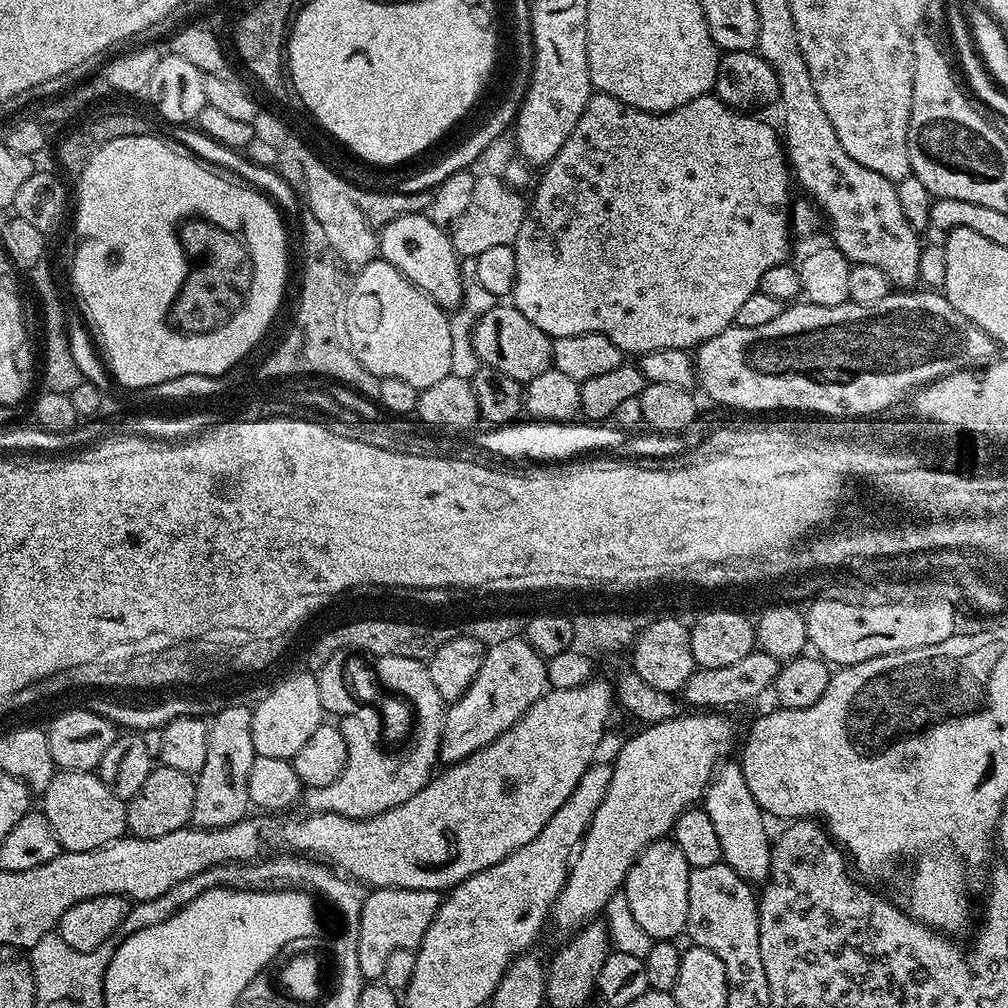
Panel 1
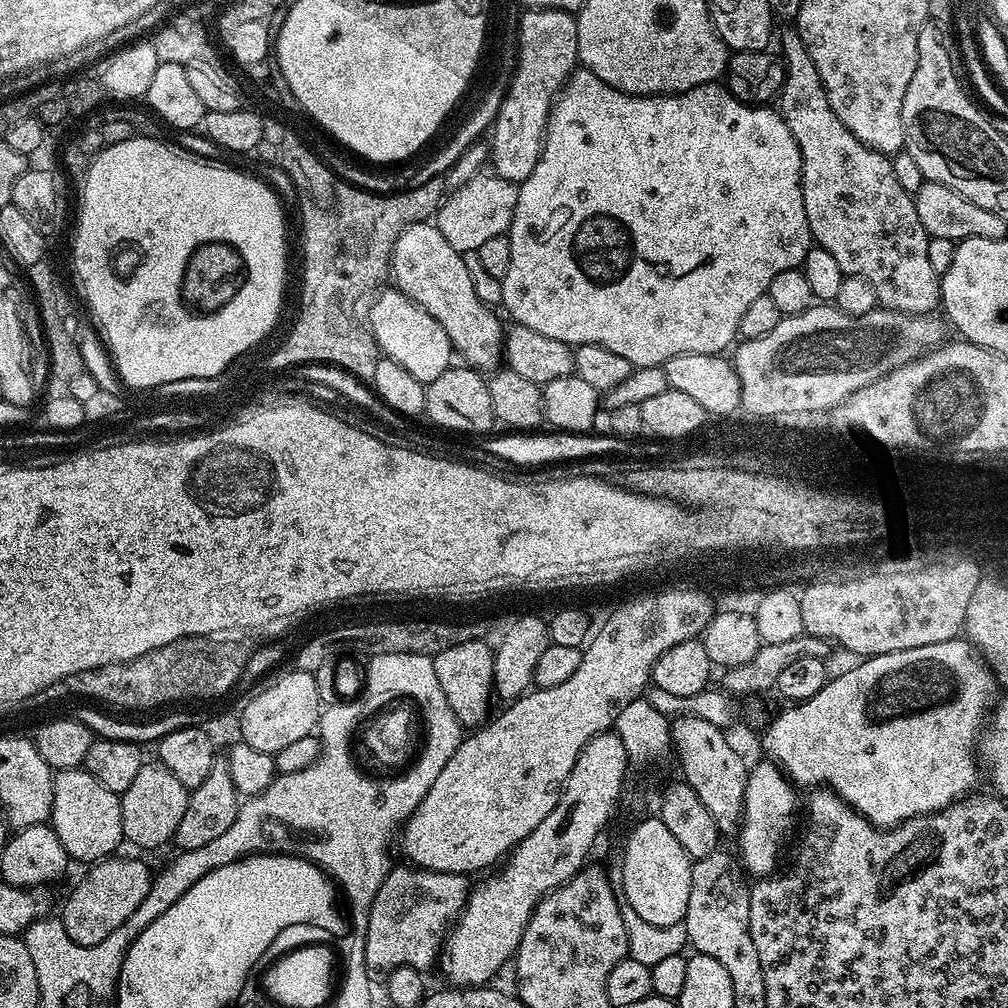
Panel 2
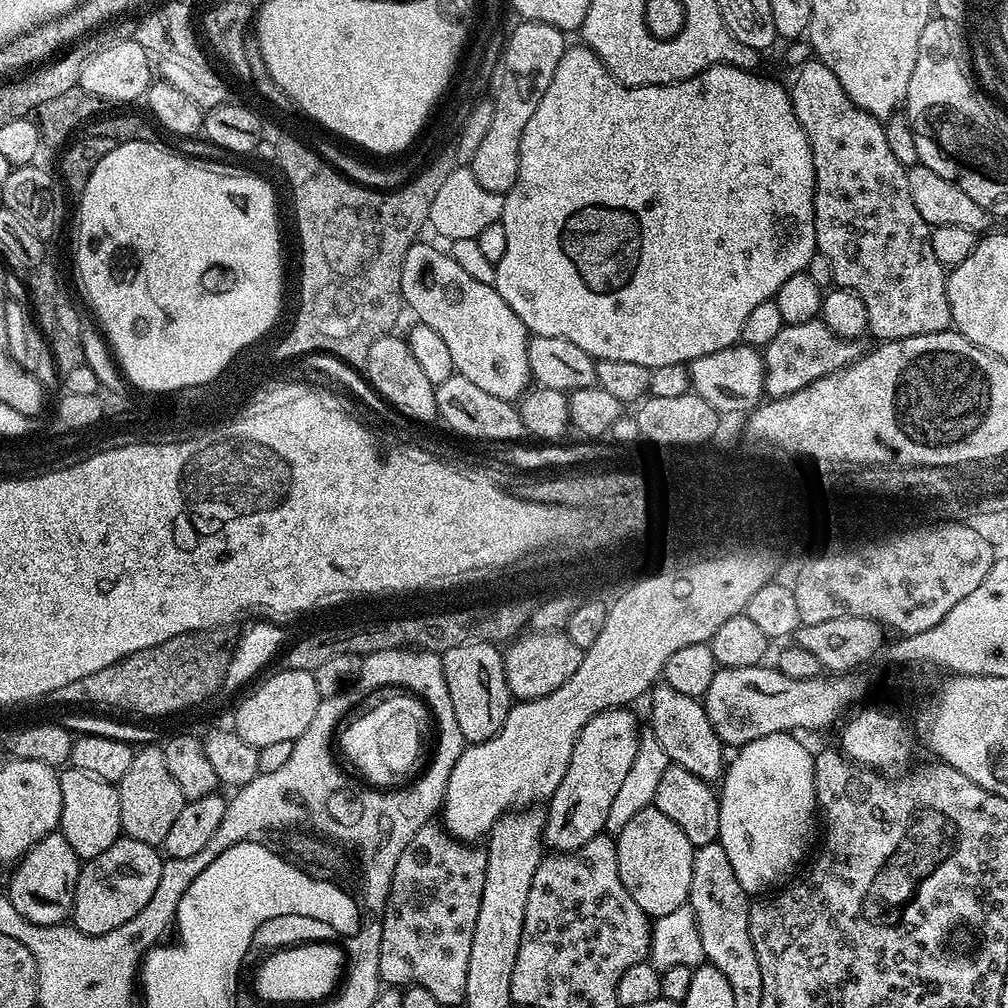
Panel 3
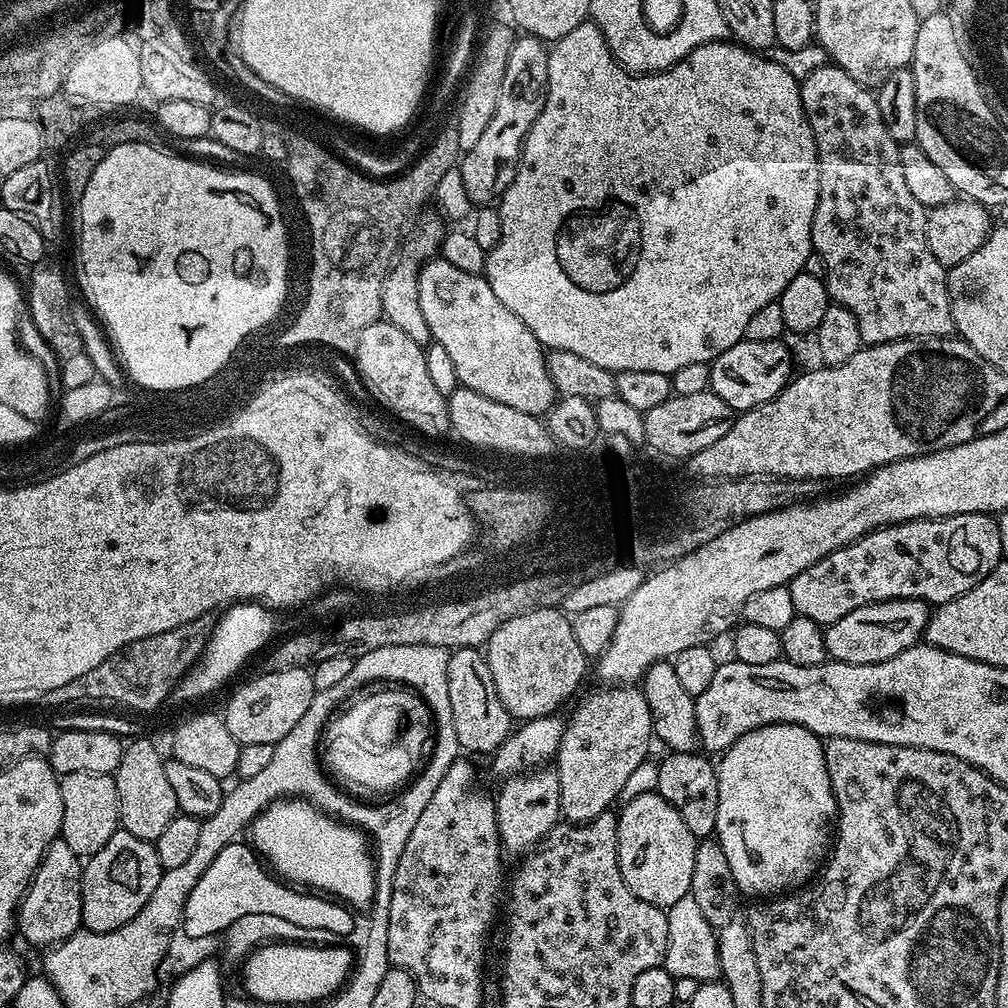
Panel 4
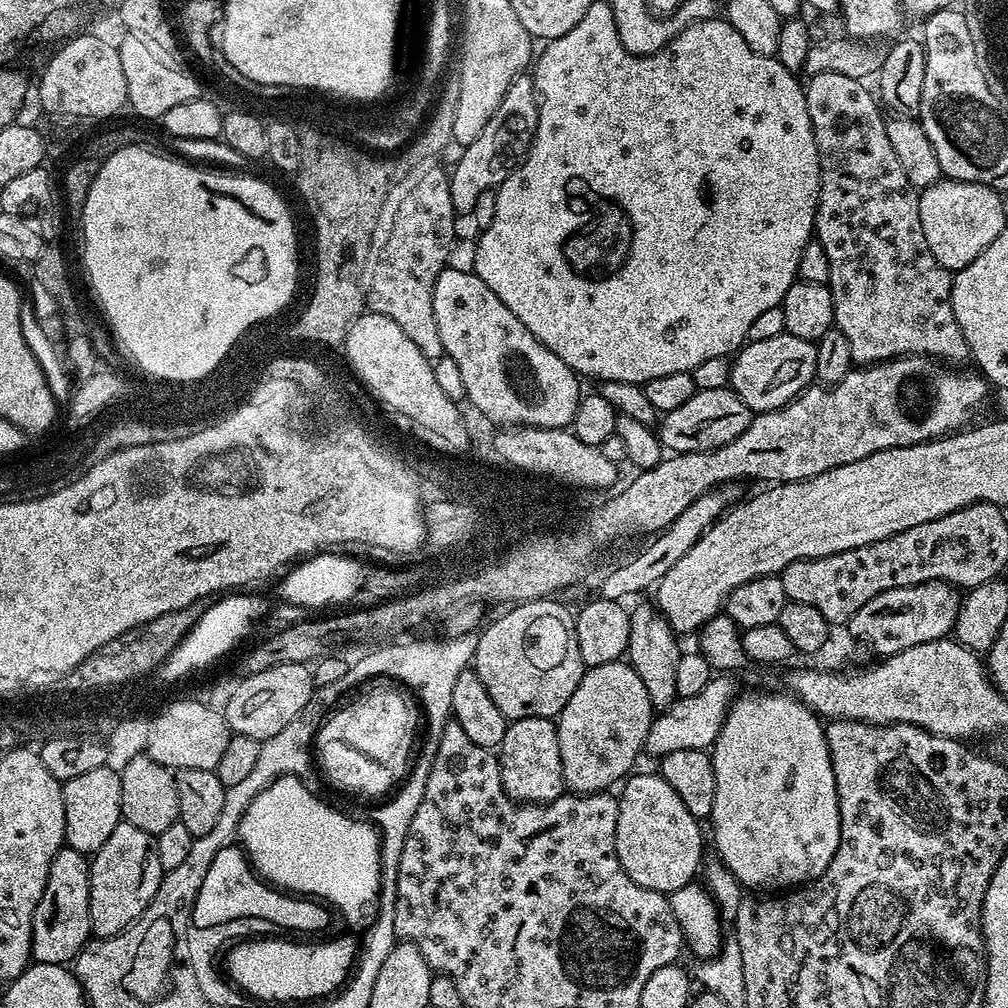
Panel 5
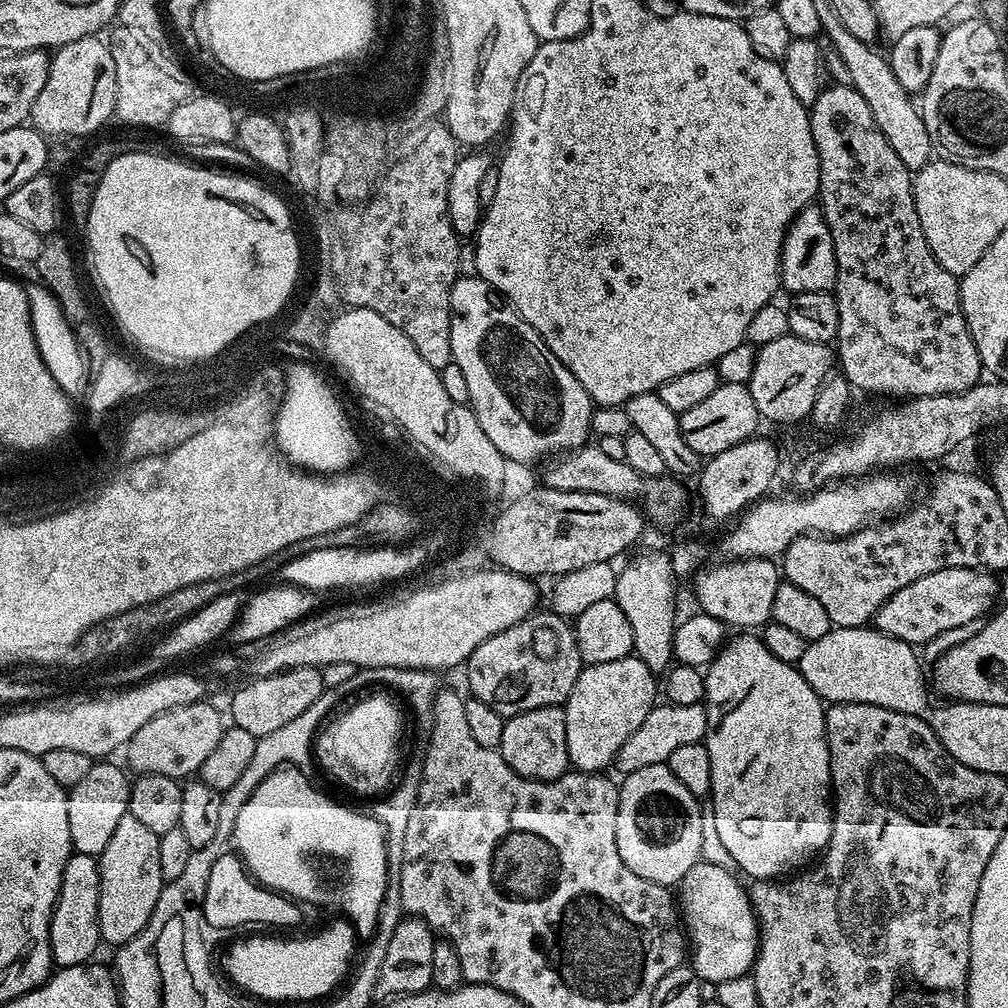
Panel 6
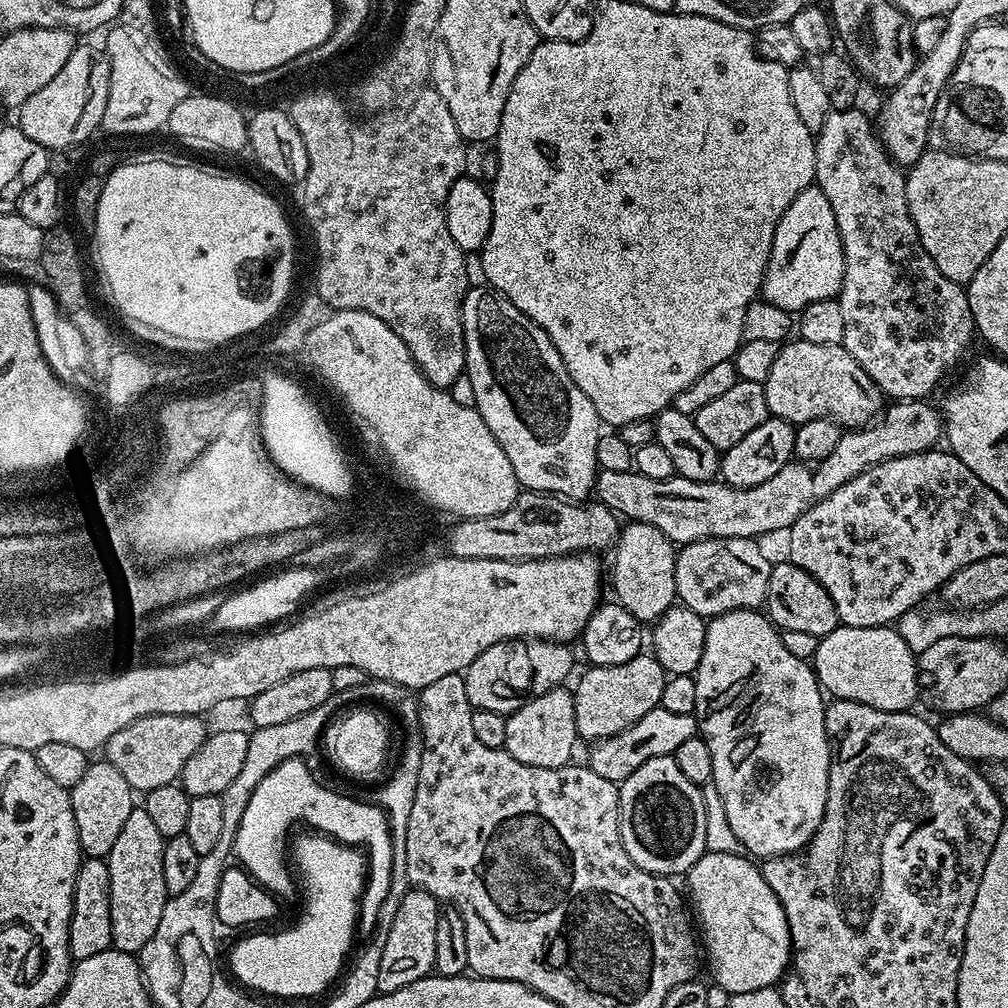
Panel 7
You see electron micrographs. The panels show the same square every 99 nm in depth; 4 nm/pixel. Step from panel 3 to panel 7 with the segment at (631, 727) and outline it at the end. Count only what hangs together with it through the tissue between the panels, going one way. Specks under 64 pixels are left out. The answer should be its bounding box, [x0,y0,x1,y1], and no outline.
[572,654,666,742]

